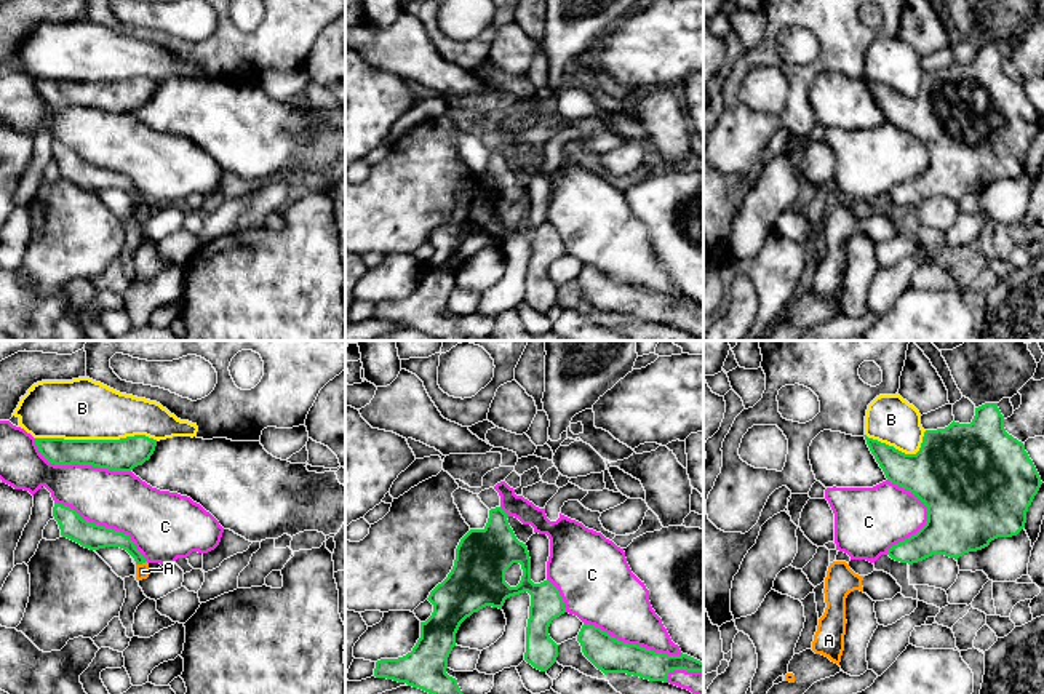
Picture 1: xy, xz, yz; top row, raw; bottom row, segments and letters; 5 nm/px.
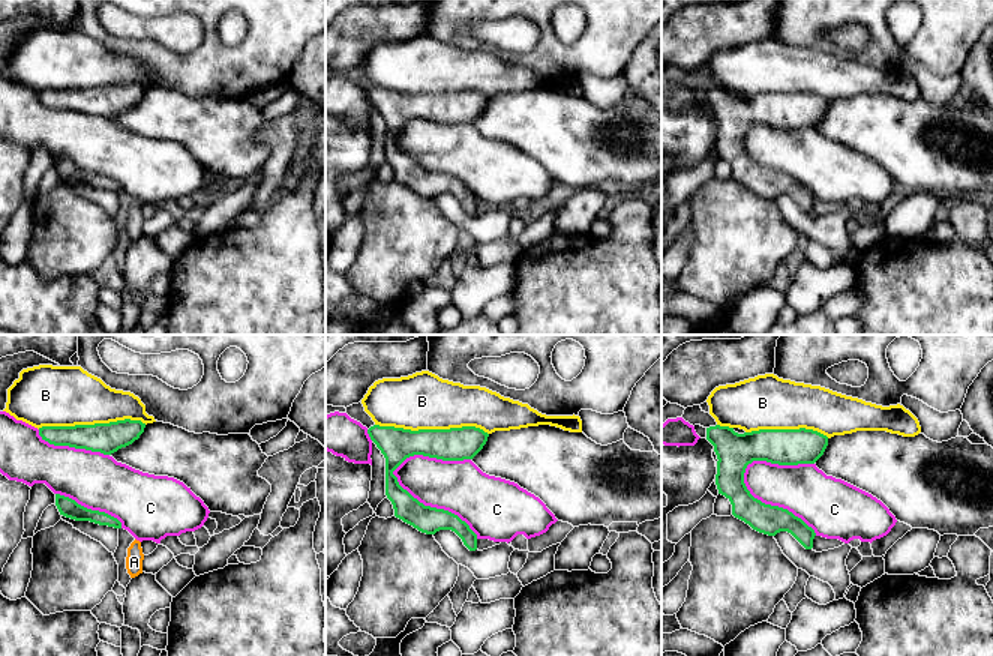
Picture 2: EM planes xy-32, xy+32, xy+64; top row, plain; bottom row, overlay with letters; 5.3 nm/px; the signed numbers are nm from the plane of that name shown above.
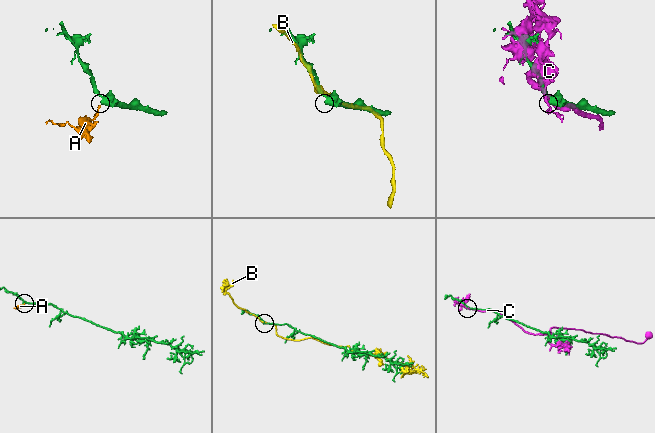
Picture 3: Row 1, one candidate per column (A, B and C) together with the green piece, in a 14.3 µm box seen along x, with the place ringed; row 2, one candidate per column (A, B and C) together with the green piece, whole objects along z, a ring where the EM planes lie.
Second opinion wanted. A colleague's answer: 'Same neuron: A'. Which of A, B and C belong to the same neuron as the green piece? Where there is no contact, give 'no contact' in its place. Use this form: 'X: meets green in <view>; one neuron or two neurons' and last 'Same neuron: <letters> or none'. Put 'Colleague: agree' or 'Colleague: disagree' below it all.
A: meets green in xy; one neuron
B: meets green in xy; two neurons
C: meets green in xy; two neurons
Same neuron: A
Colleague: agree

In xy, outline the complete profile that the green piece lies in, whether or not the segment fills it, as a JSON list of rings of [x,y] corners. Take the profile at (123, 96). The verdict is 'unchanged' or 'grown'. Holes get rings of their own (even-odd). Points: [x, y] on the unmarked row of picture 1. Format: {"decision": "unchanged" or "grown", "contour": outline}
{"decision": "unchanged", "contour": [[[134,77],[120,82],[35,80],[40,96],[54,107],[93,107],[112,114],[131,114],[155,93],[157,82]]]}

